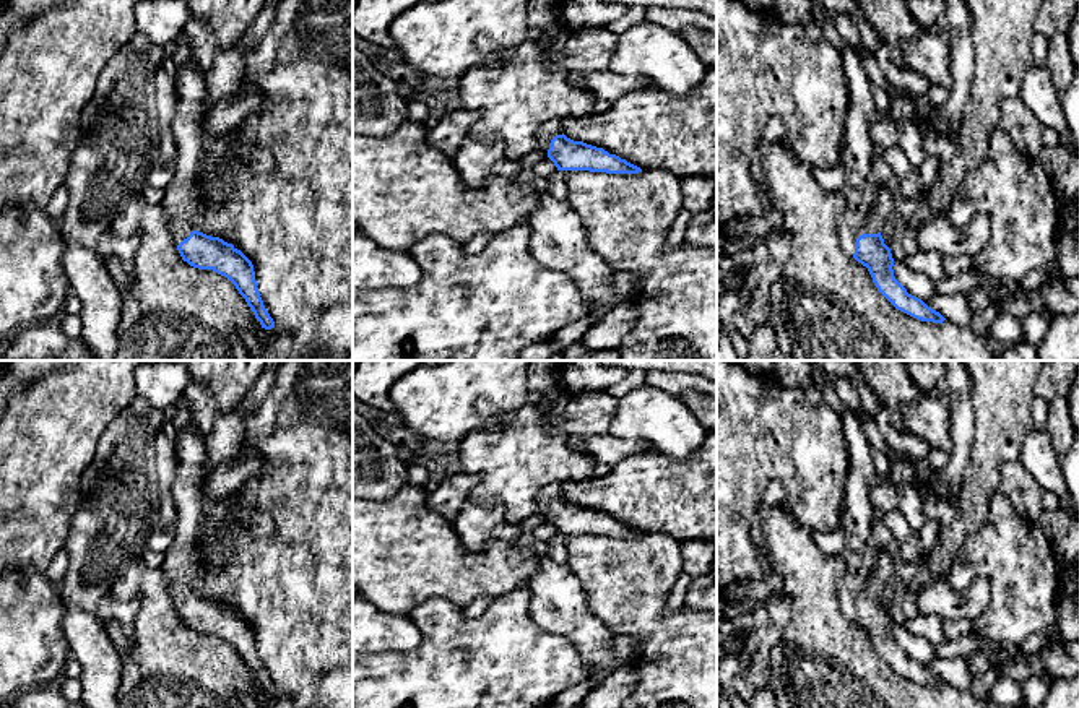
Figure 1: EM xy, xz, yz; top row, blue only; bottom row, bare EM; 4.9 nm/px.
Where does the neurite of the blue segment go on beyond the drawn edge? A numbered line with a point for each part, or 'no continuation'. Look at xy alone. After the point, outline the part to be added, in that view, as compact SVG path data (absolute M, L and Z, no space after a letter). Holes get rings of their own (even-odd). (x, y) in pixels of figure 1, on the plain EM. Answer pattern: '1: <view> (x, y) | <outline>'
1: xy (184, 562) | M197 424L176 437L177 476L171 490L176 503L176 536L161 565L176 609L195 594L193 583L205 572L205 546L213 526L210 513L202 508L208 484L205 437Z

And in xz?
1: xz (546, 496) | M554 482L543 487L536 497L536 512L548 518L549 507L556 499L562 499L566 494L562 482Z

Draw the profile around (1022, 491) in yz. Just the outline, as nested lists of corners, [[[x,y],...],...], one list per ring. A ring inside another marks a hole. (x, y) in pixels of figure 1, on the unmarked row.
[[[1019,461],[1001,468],[998,492],[1008,497],[1016,512],[1030,521],[1037,521],[1045,513],[1042,508],[1043,489]]]

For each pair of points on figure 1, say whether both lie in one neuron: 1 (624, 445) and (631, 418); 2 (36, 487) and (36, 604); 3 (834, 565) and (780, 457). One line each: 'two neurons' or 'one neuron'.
1: two neurons
2: two neurons
3: two neurons

